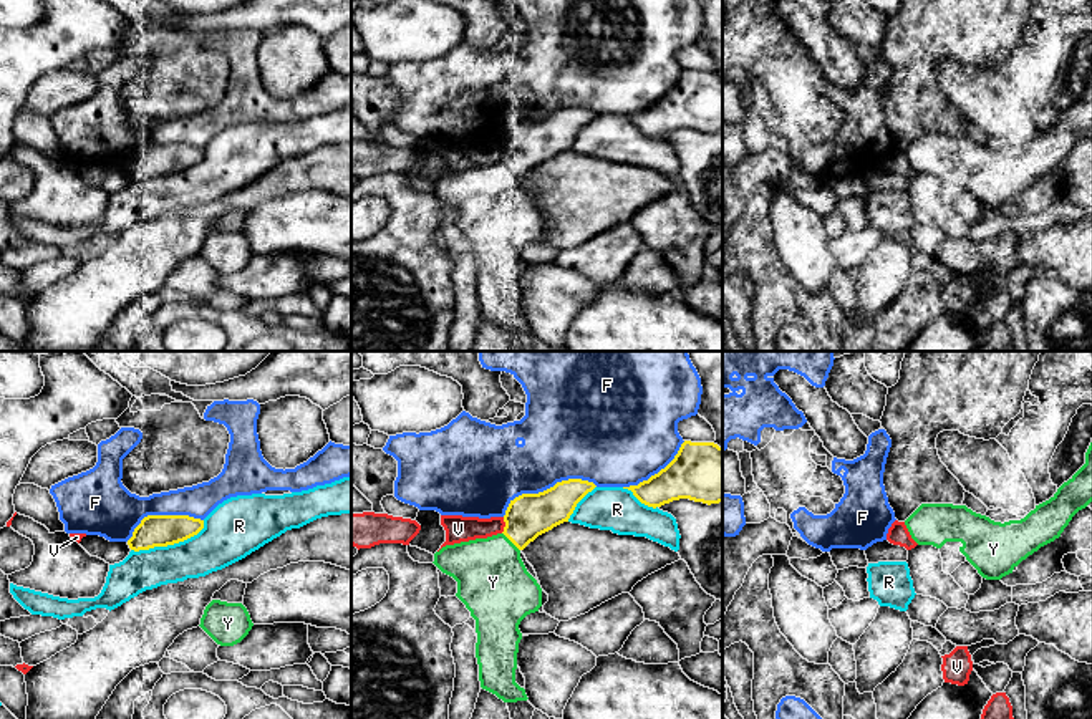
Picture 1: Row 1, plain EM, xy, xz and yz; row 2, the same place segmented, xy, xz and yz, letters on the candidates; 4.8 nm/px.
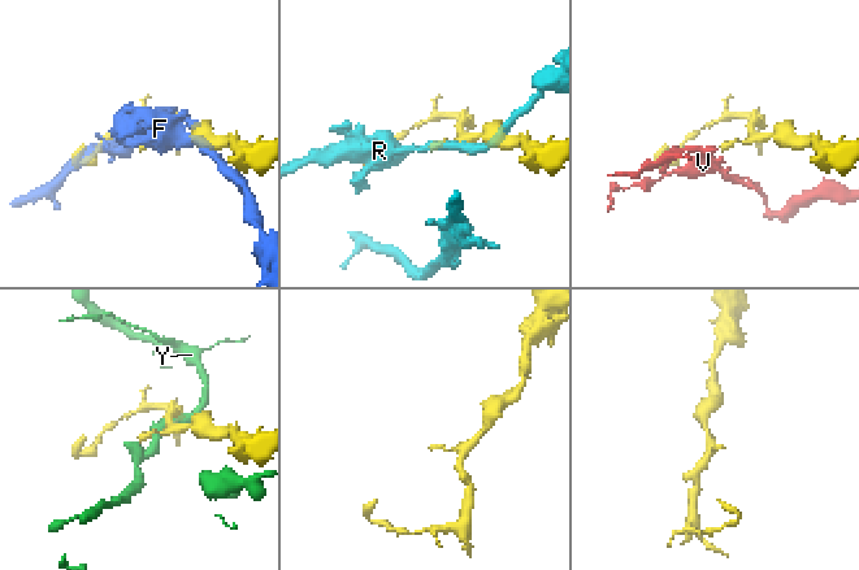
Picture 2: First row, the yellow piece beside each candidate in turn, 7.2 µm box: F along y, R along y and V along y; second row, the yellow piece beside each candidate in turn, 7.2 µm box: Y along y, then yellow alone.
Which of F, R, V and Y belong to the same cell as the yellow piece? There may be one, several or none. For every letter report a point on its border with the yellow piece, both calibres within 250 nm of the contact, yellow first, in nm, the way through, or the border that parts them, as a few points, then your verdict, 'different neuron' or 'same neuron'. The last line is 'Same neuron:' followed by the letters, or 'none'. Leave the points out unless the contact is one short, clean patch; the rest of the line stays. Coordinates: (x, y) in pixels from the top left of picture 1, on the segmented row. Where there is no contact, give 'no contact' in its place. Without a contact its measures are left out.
F: xz (547, 489) | 220/380 nm | different neuron
R: xy (169, 544) | 160/220 nm | different neuron
V: xz (506, 525) | 220/130 nm | different neuron
Y: xz (511, 540) | 220/360 nm | different neuron
Same neuron: none

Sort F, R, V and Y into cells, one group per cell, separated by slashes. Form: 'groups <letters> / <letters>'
groups F / R / V / Y

